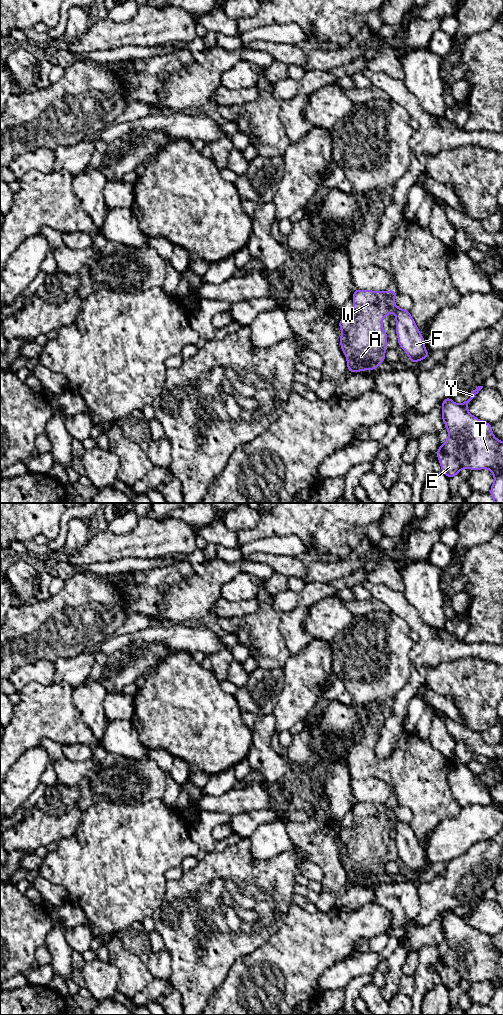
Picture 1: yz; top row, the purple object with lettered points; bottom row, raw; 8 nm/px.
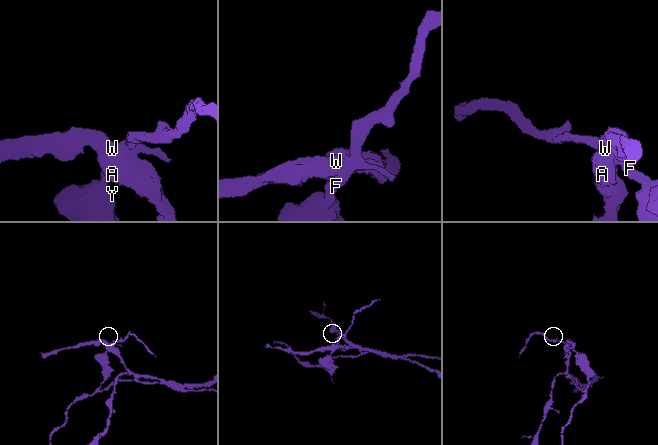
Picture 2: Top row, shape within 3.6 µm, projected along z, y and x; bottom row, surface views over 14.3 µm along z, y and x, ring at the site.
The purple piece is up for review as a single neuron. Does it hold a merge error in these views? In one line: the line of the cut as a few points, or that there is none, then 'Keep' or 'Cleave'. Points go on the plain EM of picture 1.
Split along yz (386, 804), (392, 821). Cleave

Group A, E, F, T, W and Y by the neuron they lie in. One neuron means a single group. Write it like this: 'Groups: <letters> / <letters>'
Groups: A W / E F T Y

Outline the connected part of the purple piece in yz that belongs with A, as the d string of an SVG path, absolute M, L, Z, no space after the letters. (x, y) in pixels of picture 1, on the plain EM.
M359 801L354 802L352 825L349 828L339 832L339 840L342 843L342 847L339 849L340 858L347 871L347 881L350 885L361 884L364 882L375 882L378 881L378 877L380 875L385 874L388 847L384 843L382 832L387 827L390 827L391 823L392 817L387 804Z

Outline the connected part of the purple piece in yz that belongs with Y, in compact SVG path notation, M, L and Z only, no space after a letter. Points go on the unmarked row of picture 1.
M483 898L471 903L470 910L457 916L452 909L442 912L441 928L448 943L448 950L437 962L437 970L443 984L449 991L458 987L462 981L489 981L494 987L494 994L489 1003L494 1015L503 1015L503 953L492 944L492 936L482 933L468 924L468 915L479 905Z

